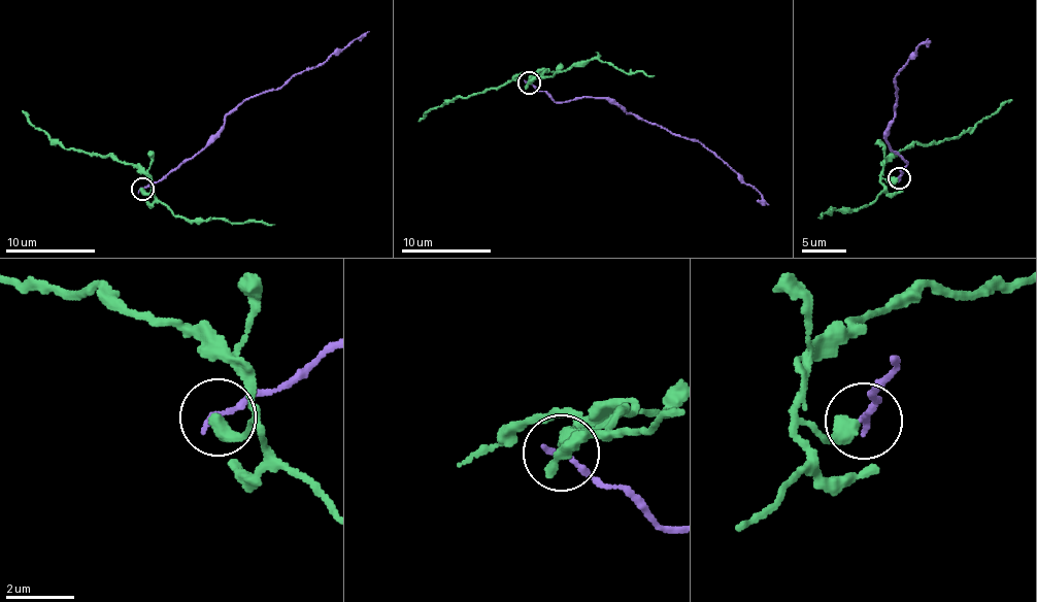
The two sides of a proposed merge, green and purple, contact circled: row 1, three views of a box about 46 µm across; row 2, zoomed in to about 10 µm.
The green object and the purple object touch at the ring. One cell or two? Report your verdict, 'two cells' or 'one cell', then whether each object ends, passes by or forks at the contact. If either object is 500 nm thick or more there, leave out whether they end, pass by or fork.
two cells | green ends | purple ends

